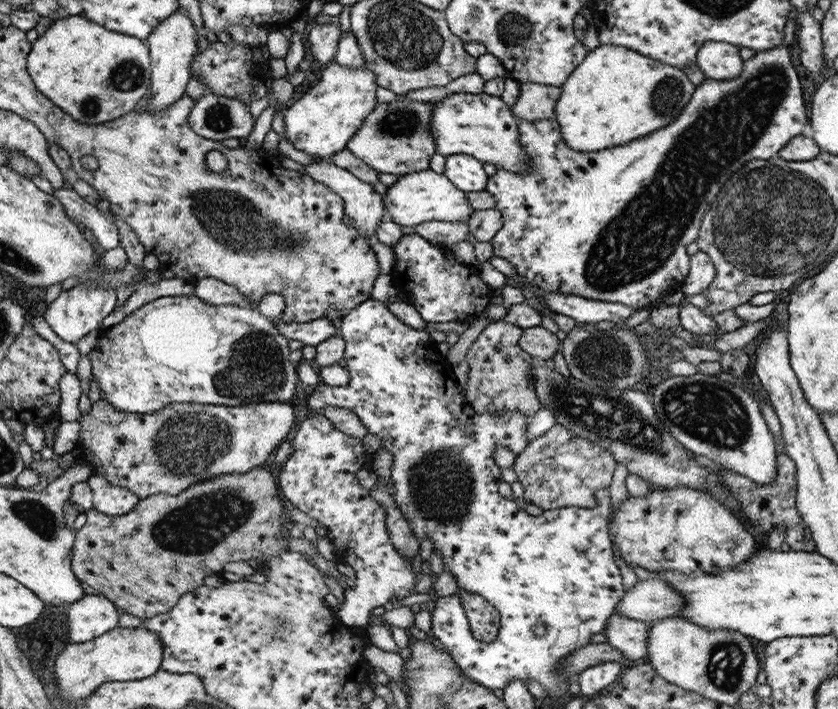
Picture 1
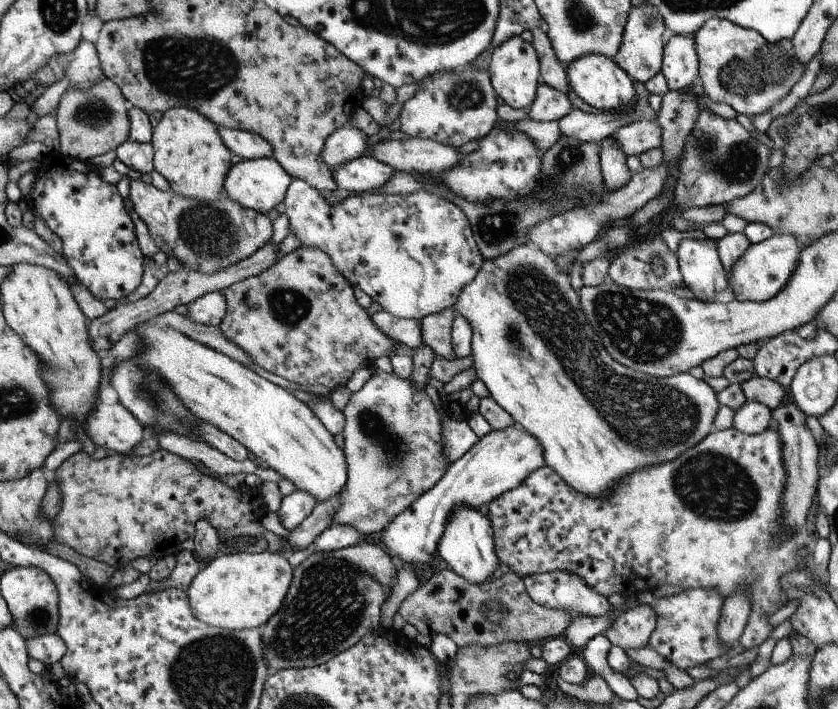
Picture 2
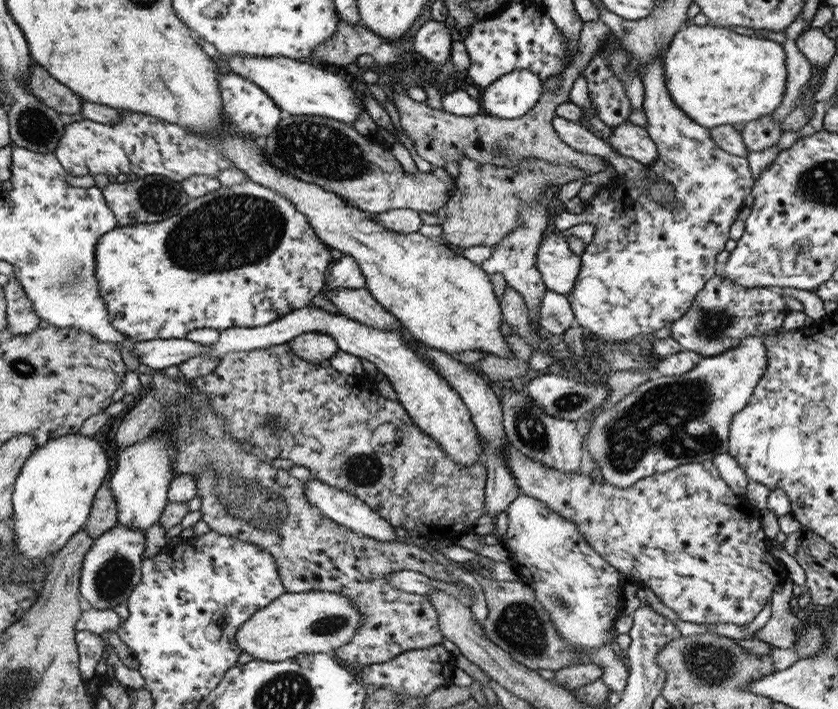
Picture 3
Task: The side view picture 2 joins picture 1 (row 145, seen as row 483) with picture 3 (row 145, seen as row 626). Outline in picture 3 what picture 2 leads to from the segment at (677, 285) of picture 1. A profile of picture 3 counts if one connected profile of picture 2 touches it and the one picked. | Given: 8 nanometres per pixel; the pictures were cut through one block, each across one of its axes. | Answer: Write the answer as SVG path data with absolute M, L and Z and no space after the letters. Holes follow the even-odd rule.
M767 114L744 124L741 135L747 150L756 152L777 144L782 133L780 121L776 123L772 120L772 114Z

